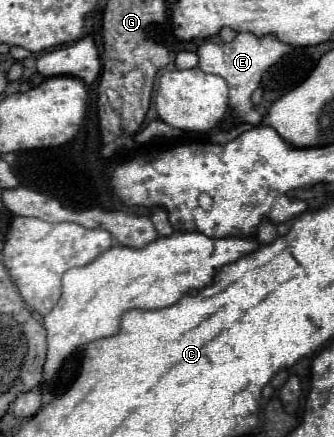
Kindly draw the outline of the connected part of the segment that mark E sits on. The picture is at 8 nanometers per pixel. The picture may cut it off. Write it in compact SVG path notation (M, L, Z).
M241 32L235 36L233 42L219 42L219 44L211 40L203 40L203 44L197 48L197 56L199 56L197 68L209 74L223 76L229 84L229 106L235 110L235 120L225 128L231 128L235 122L261 122L261 114L255 112L251 104L251 94L255 88L259 88L261 76L267 72L267 68L271 68L279 58L289 54L291 48L293 48L291 44L281 42L273 34L255 36L251 32Z

